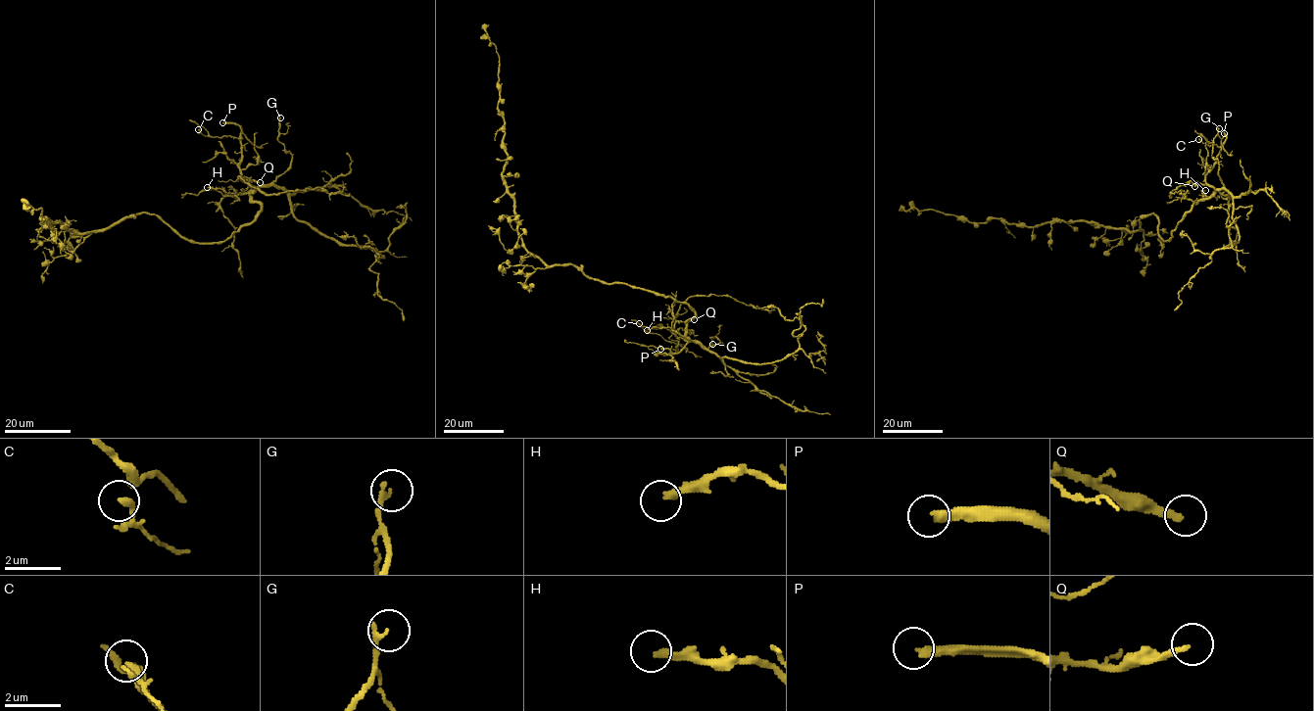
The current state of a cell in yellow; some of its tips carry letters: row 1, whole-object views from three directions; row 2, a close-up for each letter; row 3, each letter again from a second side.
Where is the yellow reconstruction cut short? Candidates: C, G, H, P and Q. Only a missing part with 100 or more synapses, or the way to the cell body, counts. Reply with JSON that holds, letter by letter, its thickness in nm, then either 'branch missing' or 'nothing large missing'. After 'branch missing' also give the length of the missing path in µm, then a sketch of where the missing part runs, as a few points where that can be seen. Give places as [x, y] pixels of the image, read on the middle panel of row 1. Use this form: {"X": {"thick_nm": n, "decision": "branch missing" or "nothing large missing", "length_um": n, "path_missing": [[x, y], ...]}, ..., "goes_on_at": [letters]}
{"C": {"thick_nm": 150, "decision": "nothing large missing"}, "G": {"thick_nm": 200, "decision": "nothing large missing"}, "H": {"thick_nm": 280, "decision": "nothing large missing"}, "P": {"thick_nm": 280, "decision": "branch missing", "length_um": 40, "path_missing": [[660, 349], [620, 348], [606, 341], [589, 324], [577, 321]]}, "Q": {"thick_nm": 220, "decision": "nothing large missing"}, "goes_on_at": ["P"]}

